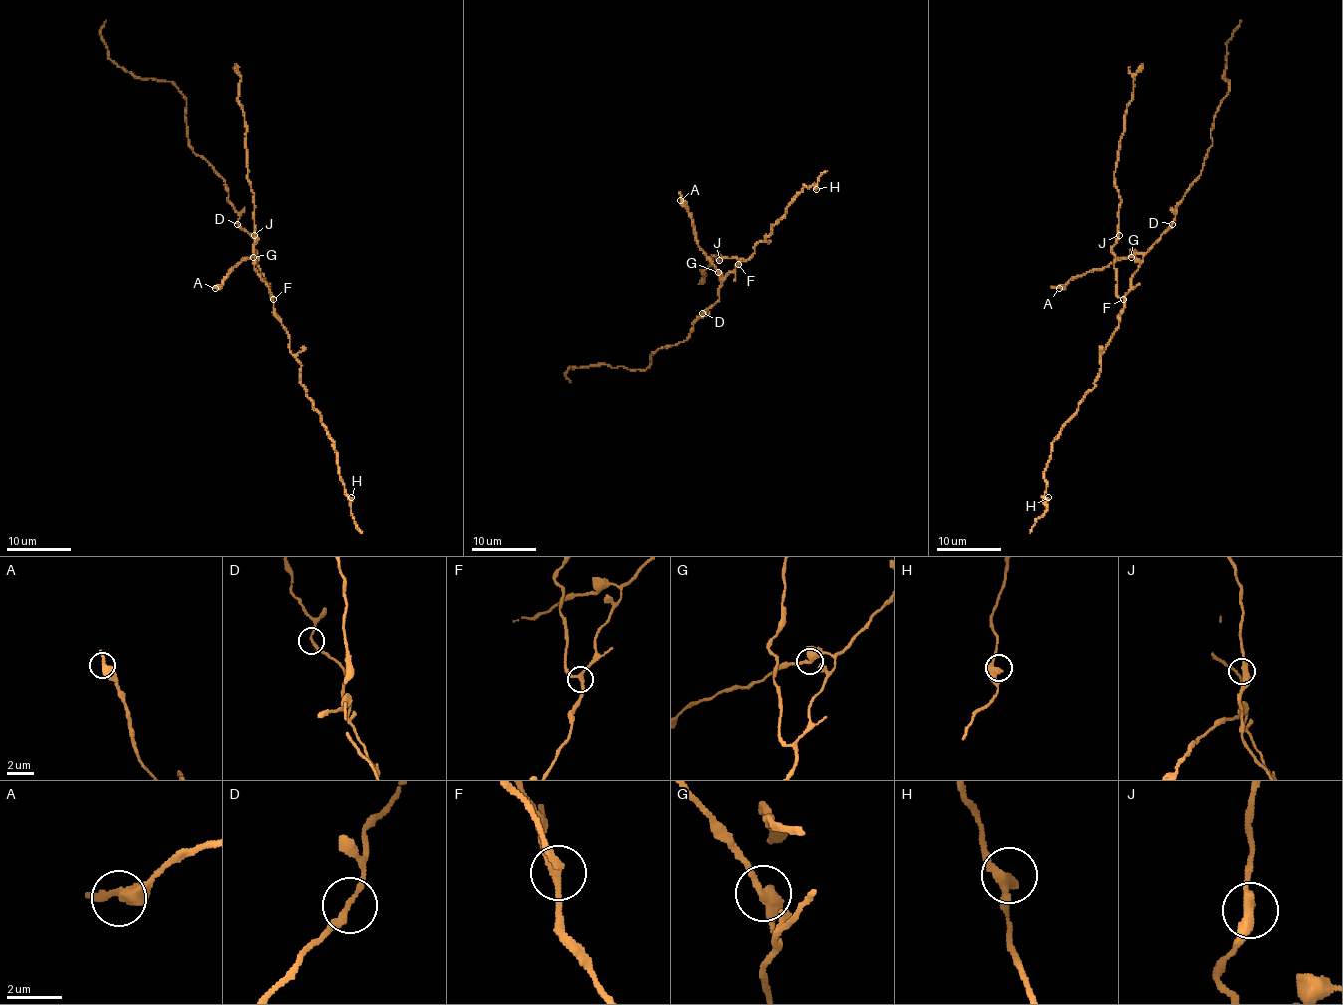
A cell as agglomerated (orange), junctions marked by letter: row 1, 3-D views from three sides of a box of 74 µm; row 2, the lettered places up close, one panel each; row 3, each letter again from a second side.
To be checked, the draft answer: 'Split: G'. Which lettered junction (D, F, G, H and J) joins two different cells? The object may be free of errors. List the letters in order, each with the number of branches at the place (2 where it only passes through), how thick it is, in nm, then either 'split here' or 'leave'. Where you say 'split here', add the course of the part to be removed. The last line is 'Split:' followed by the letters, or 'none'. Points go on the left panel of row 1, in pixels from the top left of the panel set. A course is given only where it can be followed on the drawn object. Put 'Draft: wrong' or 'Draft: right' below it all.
D: 2 branches meet; 200 nm thick; leave
F: 3 branches meet; 220 nm thick; leave
G: 2 branches meet; 420 nm thick; split here; foreign part runs (252, 257), (246, 257), (214, 288)
H: 2 branches meet; 400 nm thick; leave
J: 2 branches meet; 360 nm thick; leave
Split: G
Draft: right

